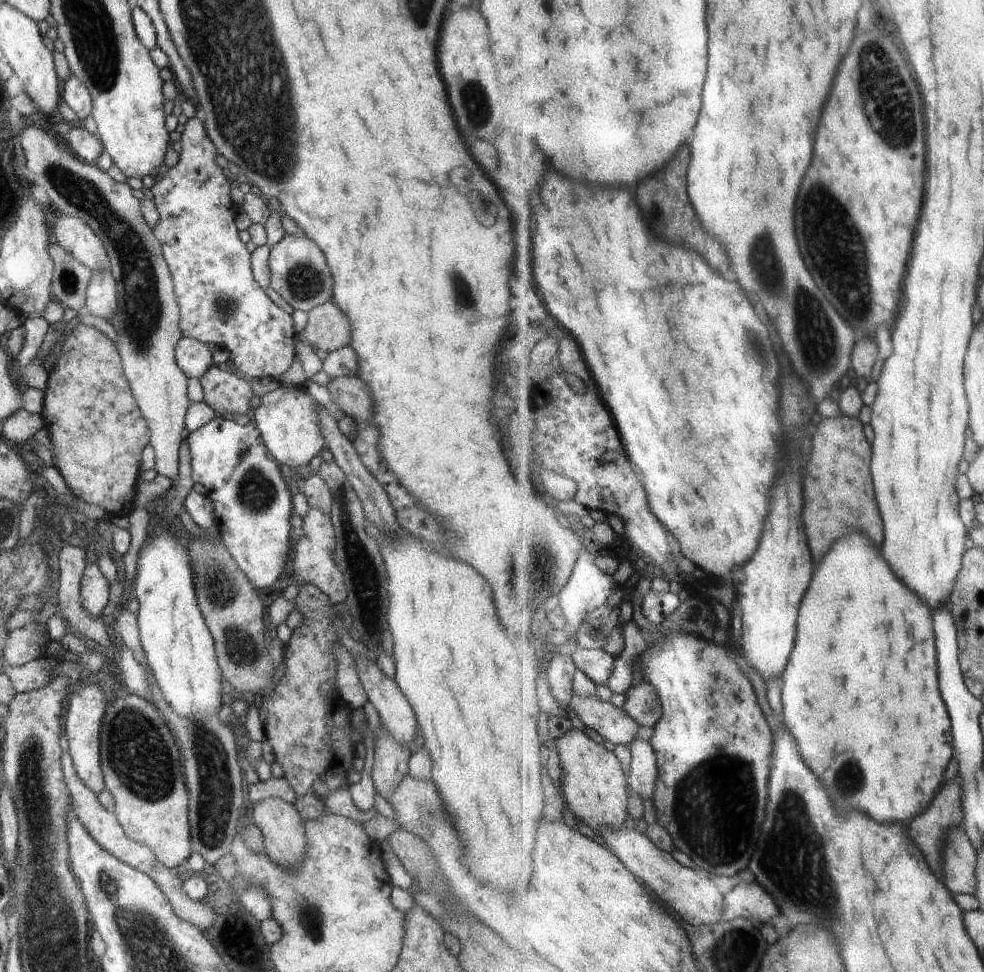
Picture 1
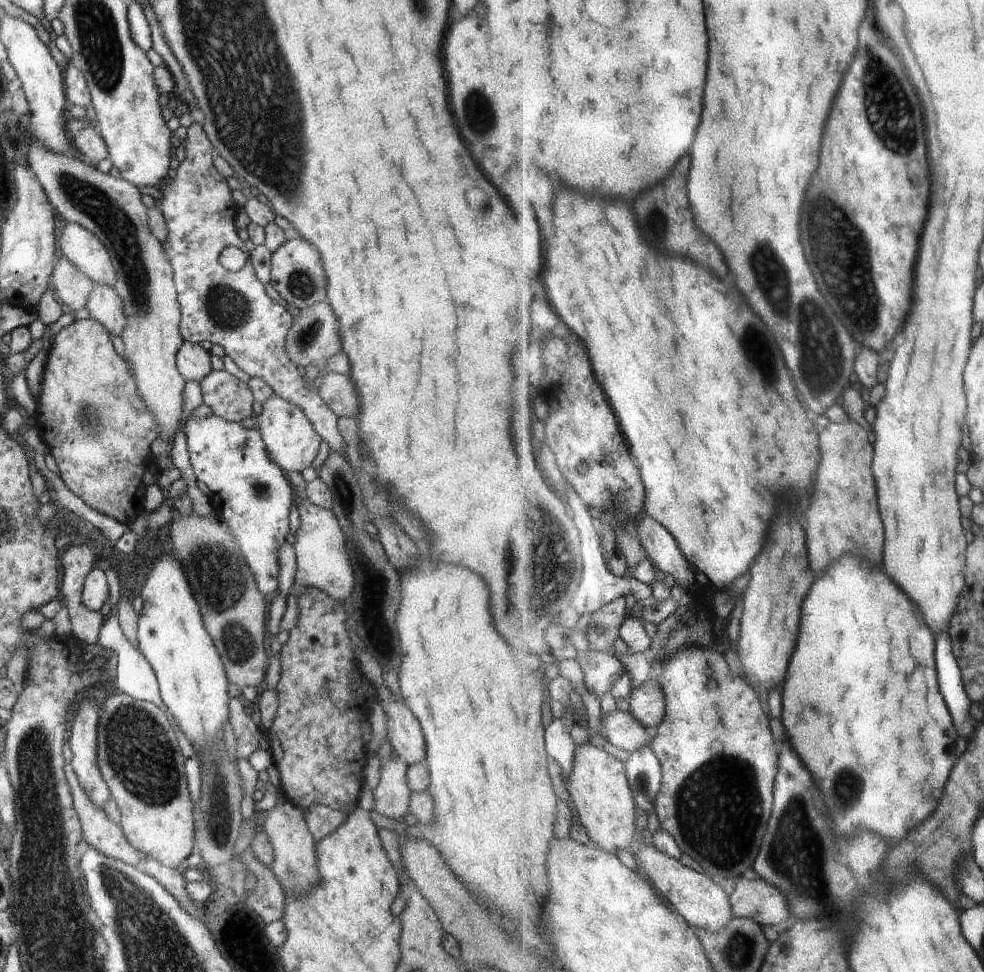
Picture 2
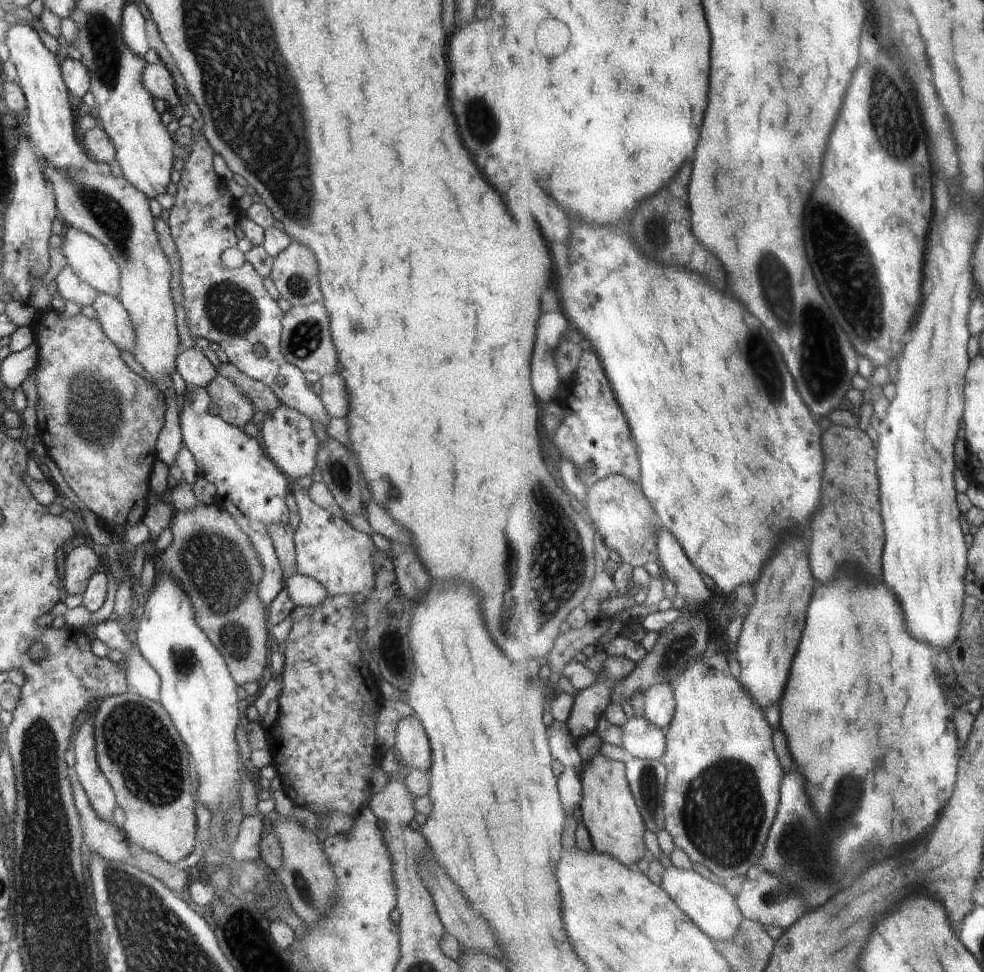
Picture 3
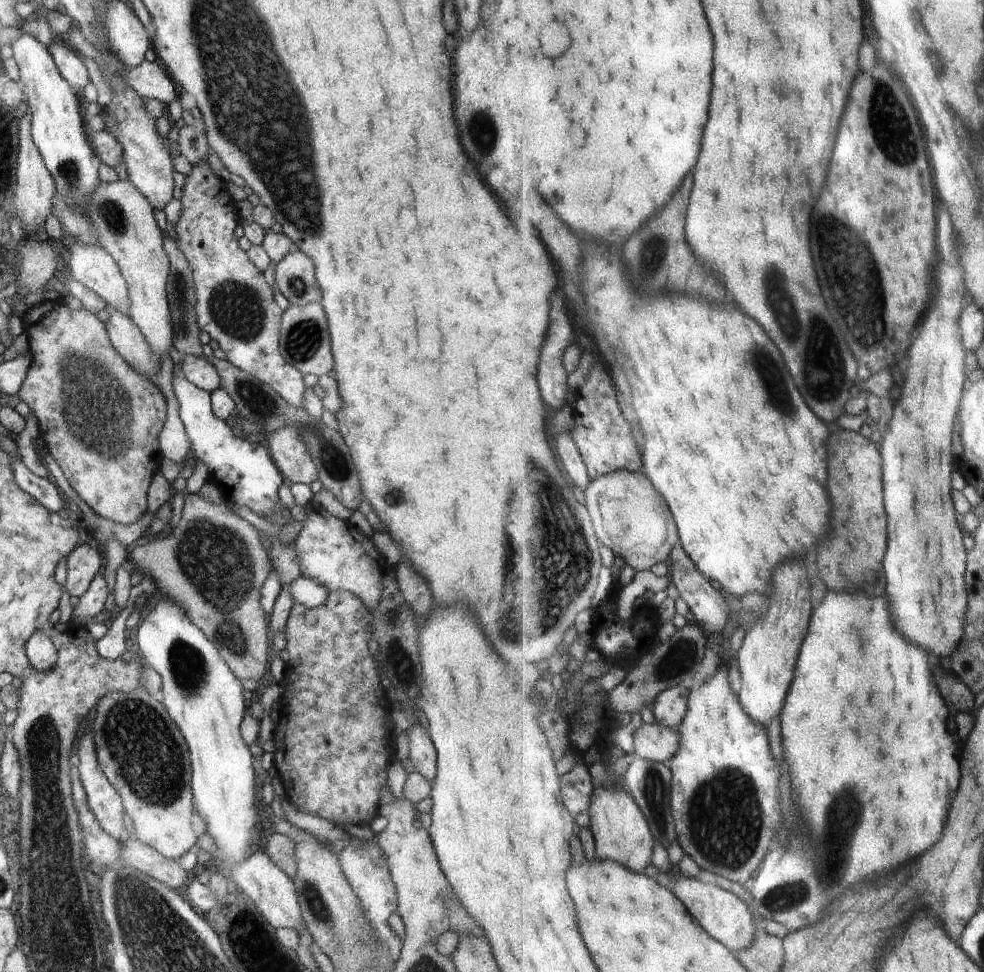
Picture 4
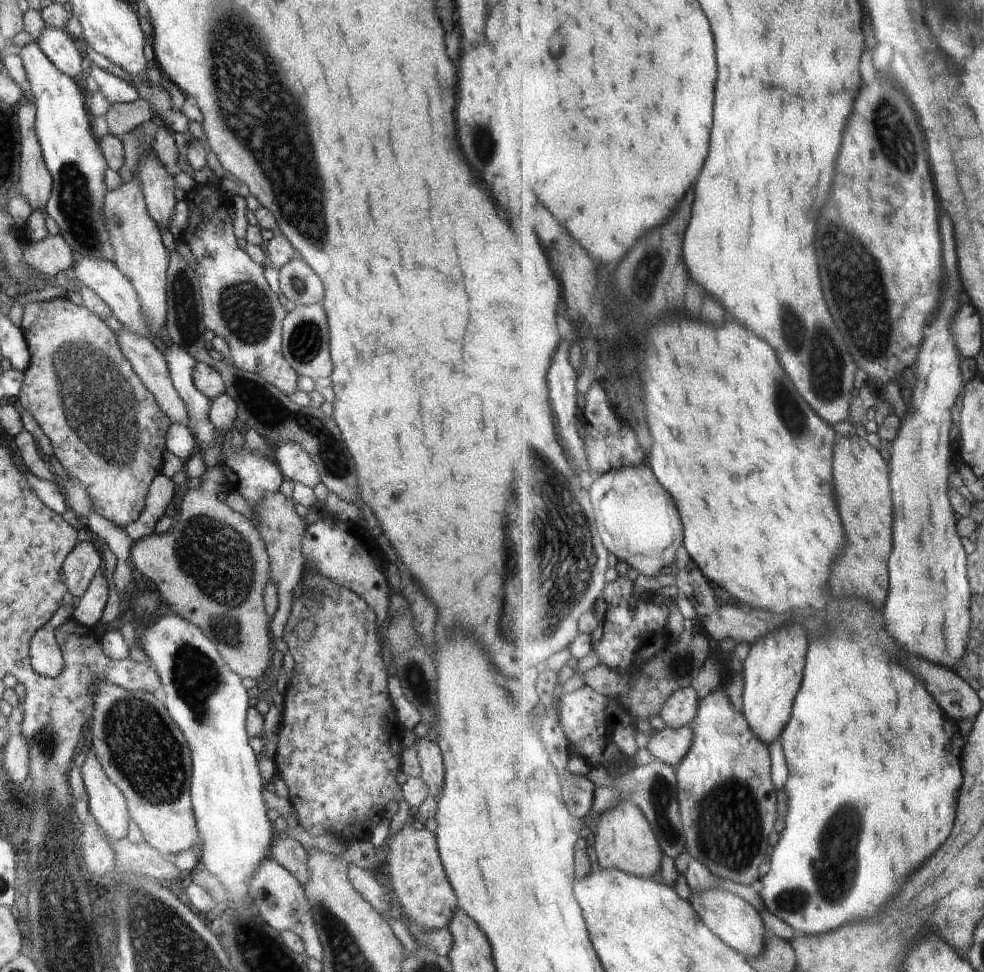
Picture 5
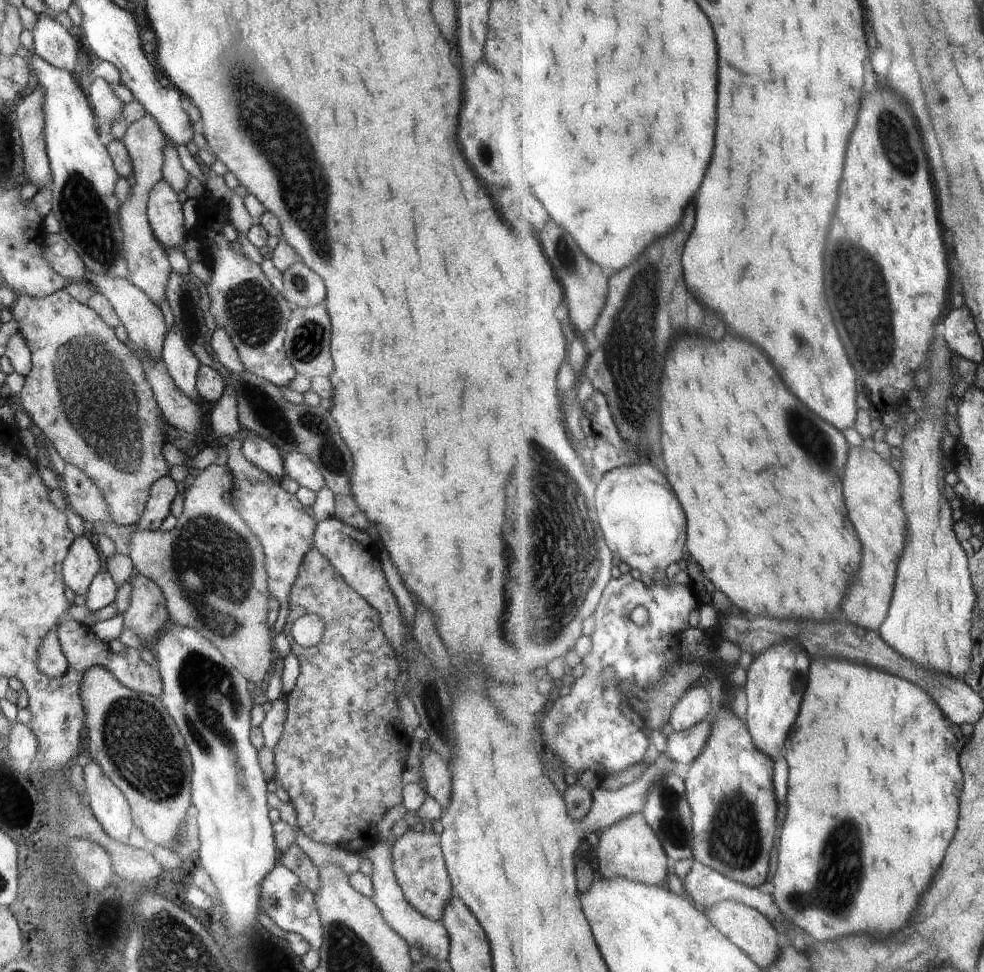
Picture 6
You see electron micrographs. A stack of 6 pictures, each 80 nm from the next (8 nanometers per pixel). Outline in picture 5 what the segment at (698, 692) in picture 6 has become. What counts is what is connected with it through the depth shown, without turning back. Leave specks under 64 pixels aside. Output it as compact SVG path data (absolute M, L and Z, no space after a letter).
M694 686L684 688L668 699L668 704L662 711L662 719L668 722L668 726L676 729L693 725L699 717L701 700Z

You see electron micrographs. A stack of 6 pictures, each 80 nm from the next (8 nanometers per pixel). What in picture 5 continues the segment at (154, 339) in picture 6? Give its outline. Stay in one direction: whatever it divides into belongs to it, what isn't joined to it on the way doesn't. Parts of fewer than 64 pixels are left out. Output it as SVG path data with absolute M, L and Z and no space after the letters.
M80 254L80 256L75 256L72 274L68 277L68 280L78 282L92 290L97 296L100 296L100 299L110 308L112 314L116 316L116 320L121 324L126 324L130 332L136 332L136 334L146 336L146 338L155 342L154 338L150 338L150 332L148 332L148 328L144 324L142 312L140 312L140 300L136 296L136 290L132 288L132 284L128 282L127 278L124 278L118 271L114 262L110 262L110 260L92 260L92 258L86 258L86 256Z

